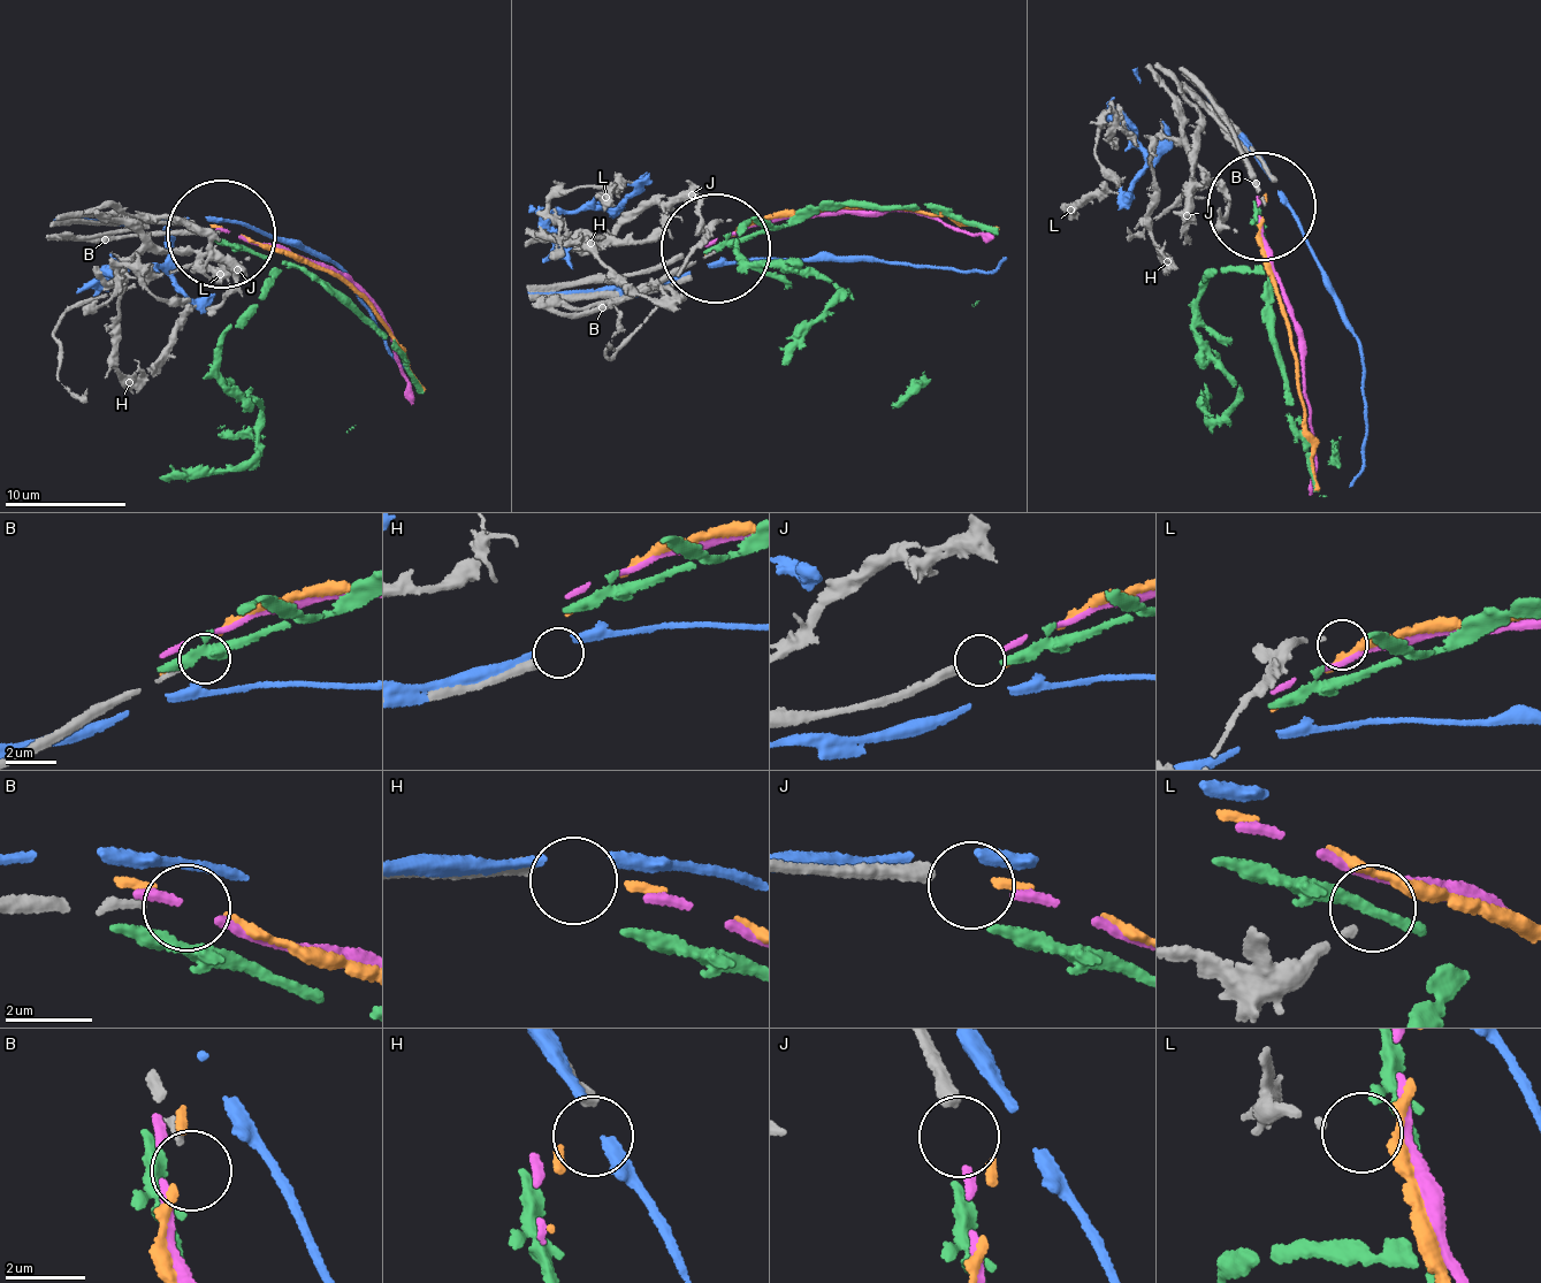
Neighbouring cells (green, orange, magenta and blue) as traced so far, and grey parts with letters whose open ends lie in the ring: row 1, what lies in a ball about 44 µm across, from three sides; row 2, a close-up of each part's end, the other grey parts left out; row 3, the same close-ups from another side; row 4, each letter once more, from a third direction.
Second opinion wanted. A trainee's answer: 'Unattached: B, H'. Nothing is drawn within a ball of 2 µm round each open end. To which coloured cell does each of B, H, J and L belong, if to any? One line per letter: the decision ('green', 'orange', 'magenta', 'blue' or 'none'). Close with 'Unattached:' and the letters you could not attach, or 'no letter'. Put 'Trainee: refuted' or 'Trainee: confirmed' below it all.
B: none
H: none
J: magenta
L: orange
Unattached: B, H
Trainee: confirmed

